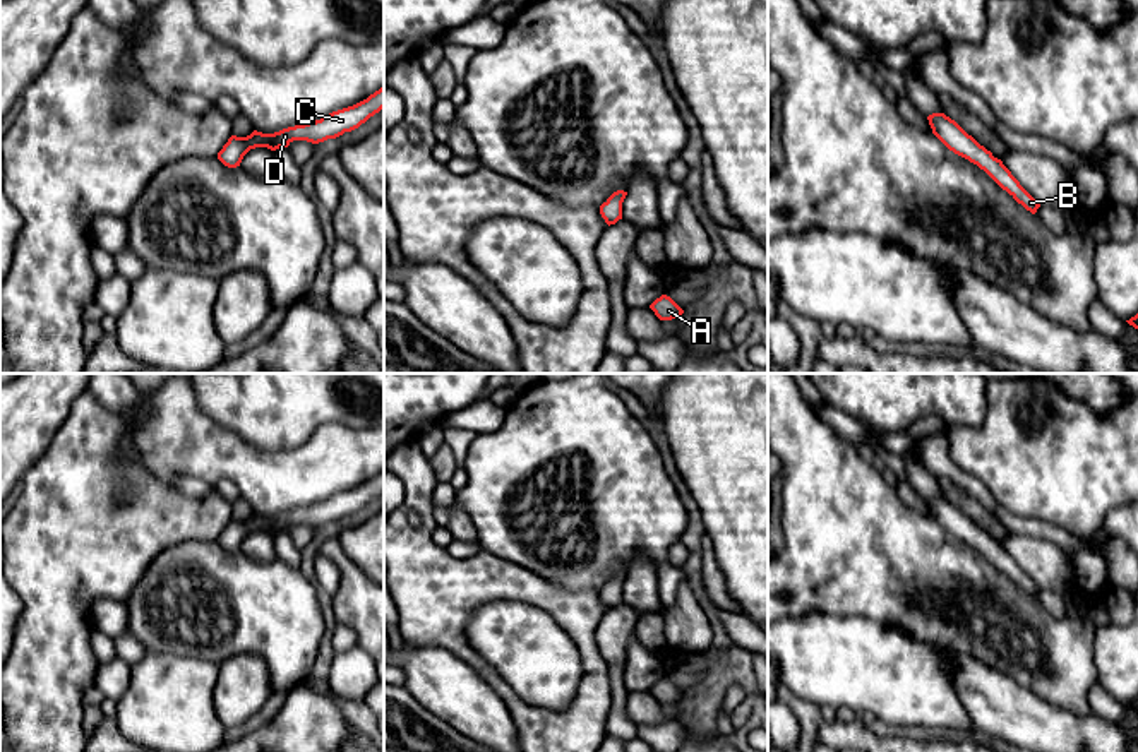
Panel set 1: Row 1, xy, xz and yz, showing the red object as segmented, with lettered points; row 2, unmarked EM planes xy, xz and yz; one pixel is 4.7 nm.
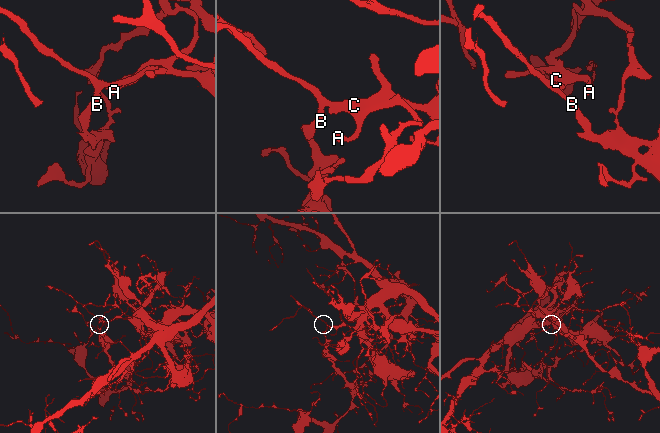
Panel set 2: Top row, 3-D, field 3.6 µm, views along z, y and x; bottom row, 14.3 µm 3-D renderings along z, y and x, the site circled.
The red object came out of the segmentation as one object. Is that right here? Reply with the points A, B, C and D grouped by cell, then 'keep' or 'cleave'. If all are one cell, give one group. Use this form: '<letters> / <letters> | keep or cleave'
A B / C D | cleave

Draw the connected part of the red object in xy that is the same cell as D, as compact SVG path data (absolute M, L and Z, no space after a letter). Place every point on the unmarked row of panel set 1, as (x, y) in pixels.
M384 469L370 478L367 483L332 495L320 504L308 505L303 509L295 509L283 512L274 517L262 517L254 514L247 521L231 519L223 533L218 536L218 543L223 548L240 550L243 540L255 531L262 531L267 526L293 526L307 524L312 528L324 526L327 522L336 522L344 516L351 516L365 507L370 500L379 497L384 492Z

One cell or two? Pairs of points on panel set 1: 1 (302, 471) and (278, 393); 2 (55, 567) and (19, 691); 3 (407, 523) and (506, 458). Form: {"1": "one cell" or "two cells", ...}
{"1": "two cells", "2": "one cell", "3": "two cells"}

